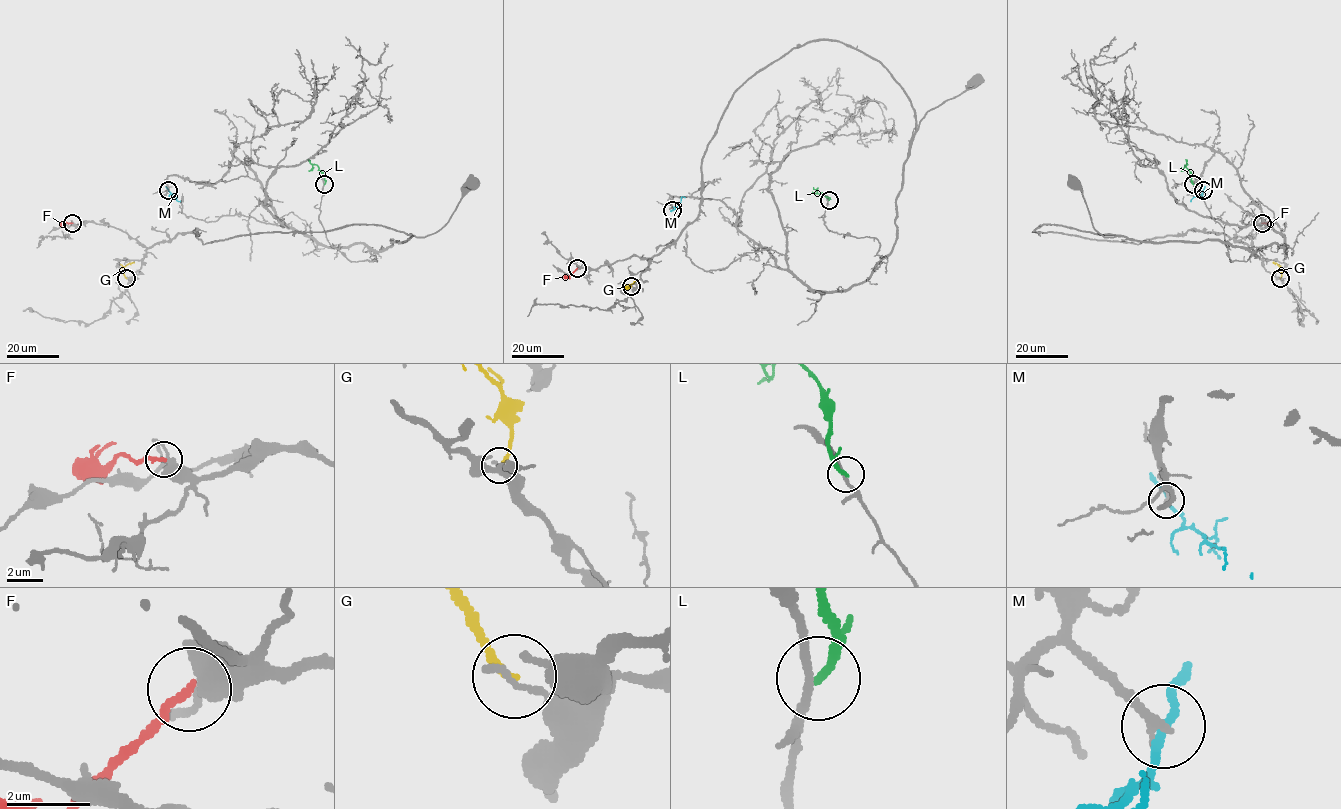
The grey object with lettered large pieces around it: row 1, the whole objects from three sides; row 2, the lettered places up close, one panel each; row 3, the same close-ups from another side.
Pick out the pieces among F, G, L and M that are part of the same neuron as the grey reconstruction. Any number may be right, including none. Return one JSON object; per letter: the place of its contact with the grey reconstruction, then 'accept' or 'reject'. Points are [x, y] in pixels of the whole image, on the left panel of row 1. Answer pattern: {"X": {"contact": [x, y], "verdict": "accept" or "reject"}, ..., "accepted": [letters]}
{"F": {"contact": [72, 223], "verdict": "reject"}, "G": {"contact": [126, 278], "verdict": "reject"}, "L": {"contact": [324, 184], "verdict": "reject"}, "M": {"contact": [168, 190], "verdict": "reject"}, "accepted": []}

